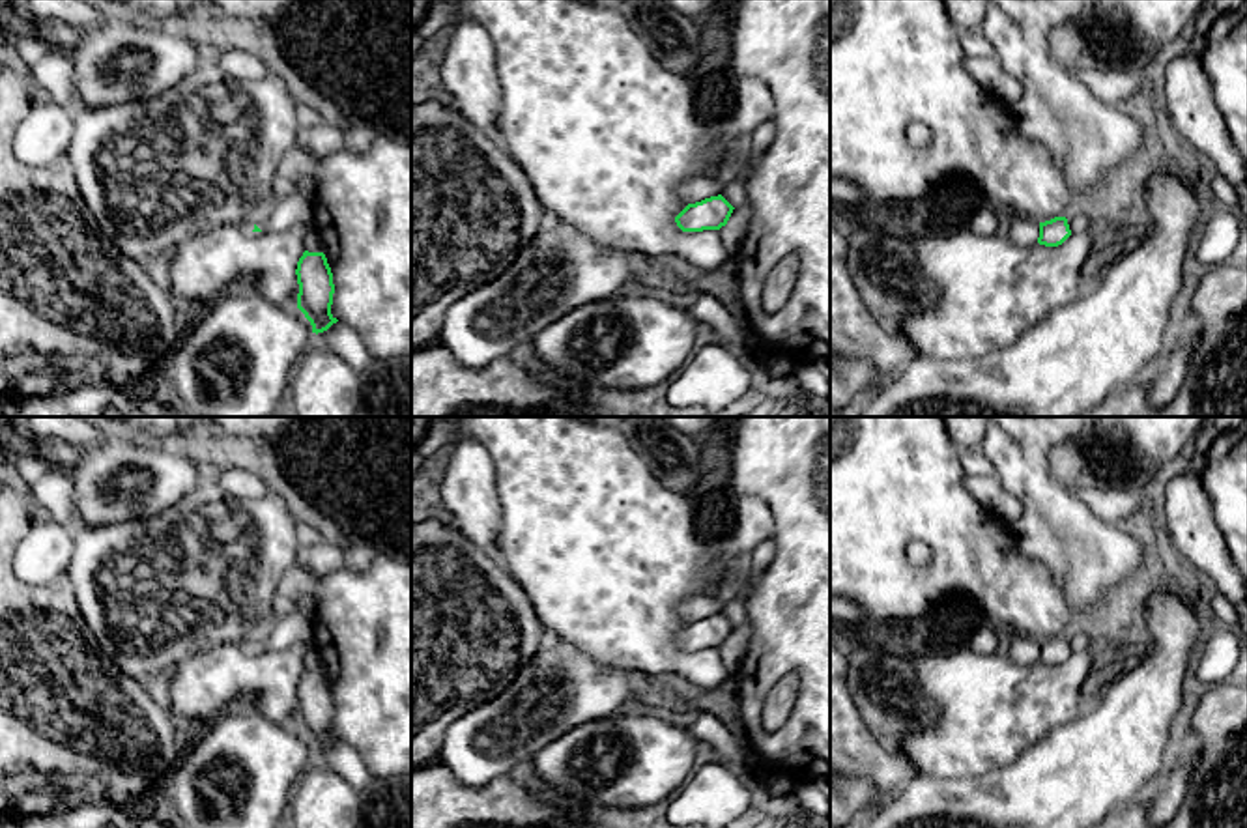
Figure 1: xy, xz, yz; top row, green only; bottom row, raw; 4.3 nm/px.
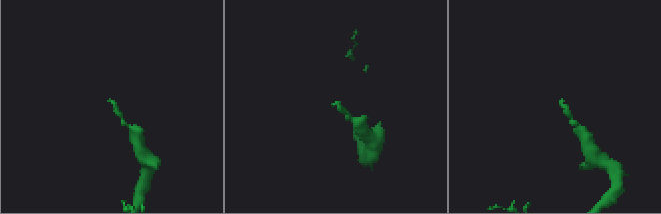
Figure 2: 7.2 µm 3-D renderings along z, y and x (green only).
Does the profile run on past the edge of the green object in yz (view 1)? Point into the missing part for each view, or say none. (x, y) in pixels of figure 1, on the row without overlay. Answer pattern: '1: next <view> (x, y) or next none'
1: next none

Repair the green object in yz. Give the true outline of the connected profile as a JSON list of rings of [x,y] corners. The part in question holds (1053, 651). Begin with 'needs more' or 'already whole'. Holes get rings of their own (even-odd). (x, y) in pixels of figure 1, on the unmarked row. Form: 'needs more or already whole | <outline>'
already whole | [[[1054,635],[1051,639],[1039,641],[1038,662],[1045,665],[1058,665],[1071,654],[1066,635]]]

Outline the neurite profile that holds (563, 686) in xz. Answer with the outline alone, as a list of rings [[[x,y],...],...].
[[[546,630],[535,658],[501,695],[449,725],[437,763],[479,789],[570,729],[641,705],[641,678]]]

